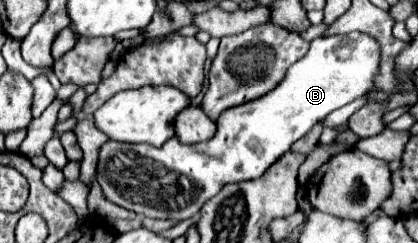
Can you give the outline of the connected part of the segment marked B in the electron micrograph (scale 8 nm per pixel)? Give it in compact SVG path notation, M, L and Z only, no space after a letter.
M350 32L344 36L324 36L314 38L310 42L310 50L304 58L290 66L286 78L266 96L252 100L248 104L228 108L218 118L218 132L208 142L198 144L182 144L178 138L170 138L164 146L154 148L150 144L124 144L108 140L100 148L98 160L98 174L96 180L100 182L104 196L136 214L148 218L162 218L162 220L186 220L200 212L202 204L216 196L224 184L254 180L260 178L280 156L284 156L290 146L306 136L310 128L320 122L330 112L366 96L374 90L374 78L380 74L380 44L362 32Z

